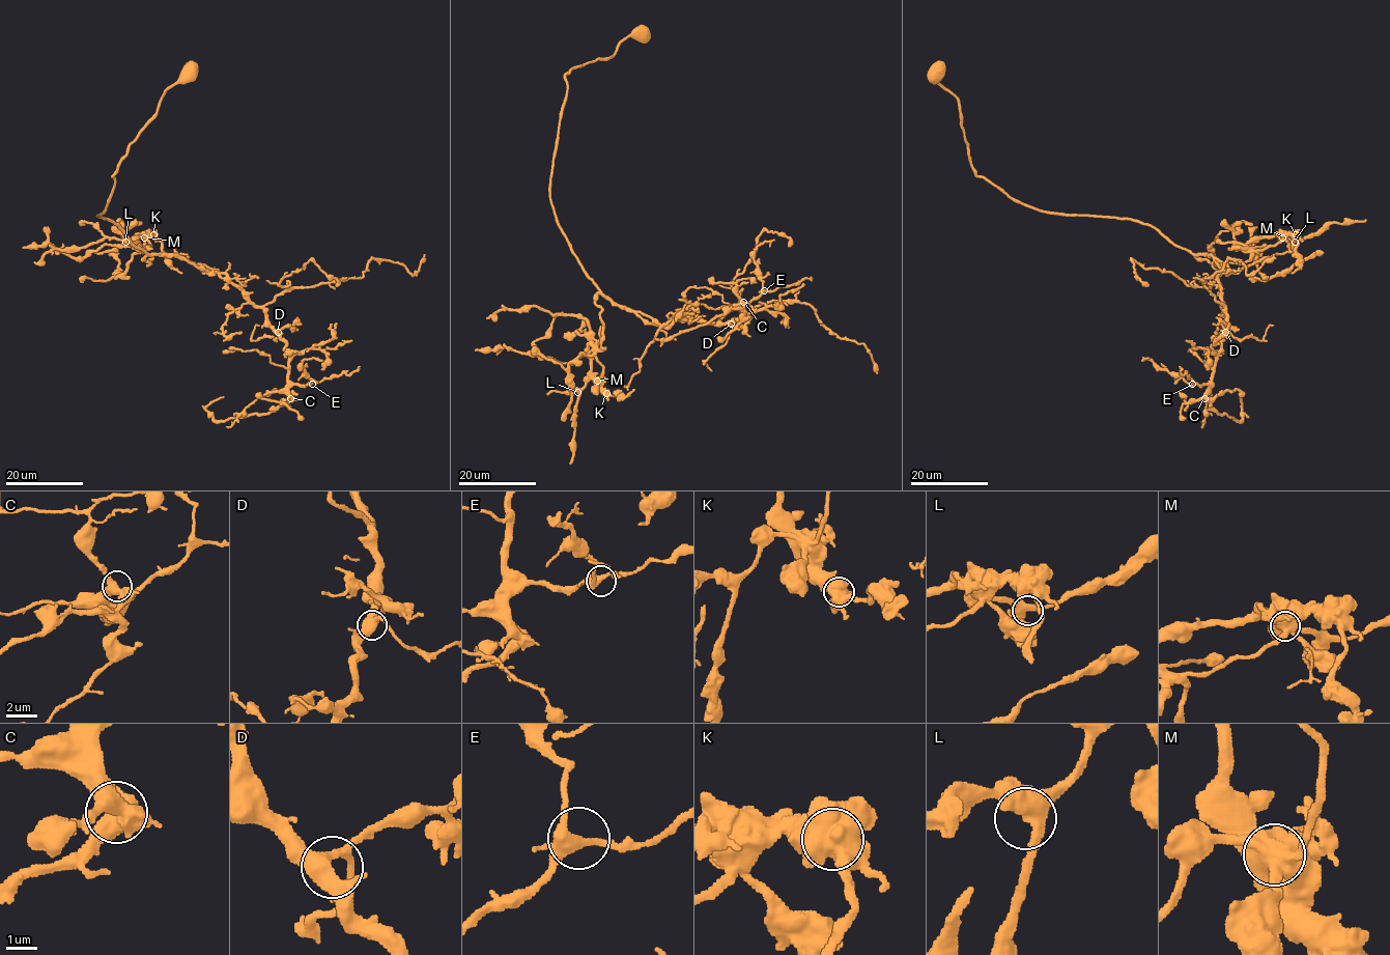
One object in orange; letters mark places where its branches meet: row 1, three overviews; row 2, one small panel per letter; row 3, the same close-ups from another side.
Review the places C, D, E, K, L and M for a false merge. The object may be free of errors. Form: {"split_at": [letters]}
{"split_at": ["M"]}

